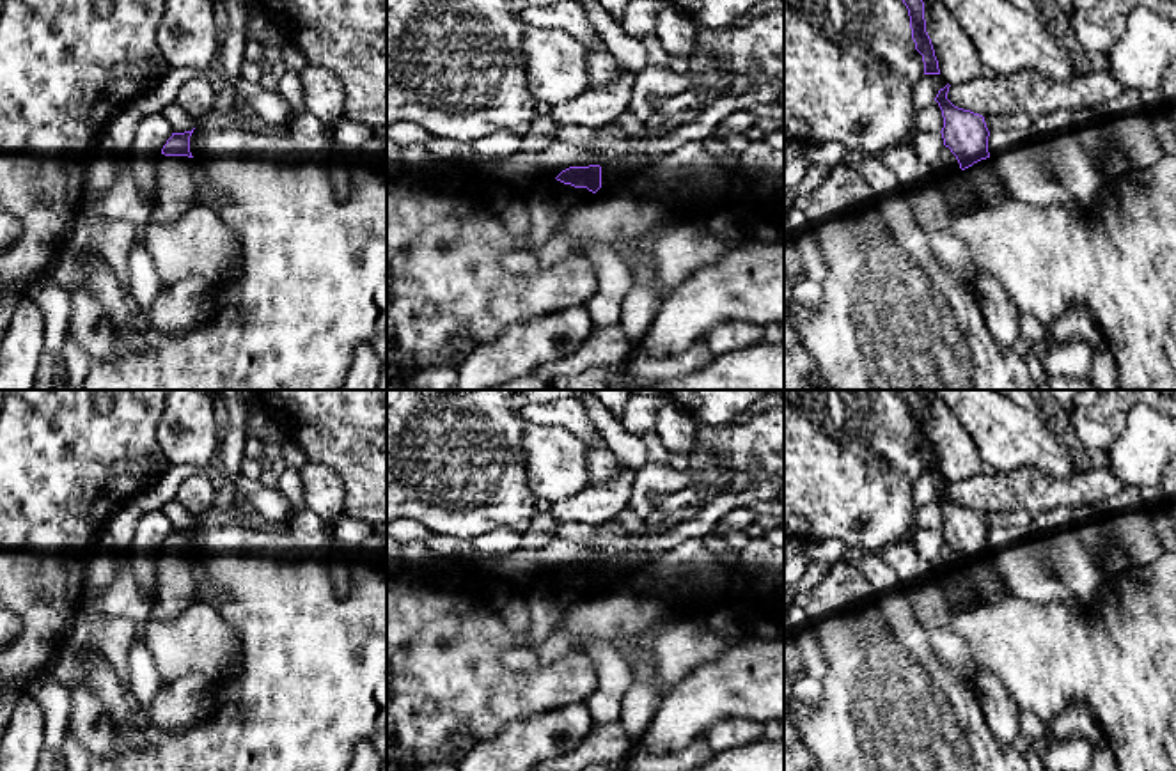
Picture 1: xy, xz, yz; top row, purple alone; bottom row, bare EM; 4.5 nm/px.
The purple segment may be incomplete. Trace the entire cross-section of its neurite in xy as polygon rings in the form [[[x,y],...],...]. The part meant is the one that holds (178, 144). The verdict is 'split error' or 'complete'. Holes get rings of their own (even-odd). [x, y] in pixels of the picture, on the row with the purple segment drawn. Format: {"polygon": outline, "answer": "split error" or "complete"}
{"polygon": [[[172,133],[158,156],[151,223],[172,222],[202,199],[202,183],[190,152],[192,133]]], "answer": "split error"}

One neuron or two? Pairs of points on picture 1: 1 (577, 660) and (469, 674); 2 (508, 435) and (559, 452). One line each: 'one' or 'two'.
1: one
2: two

